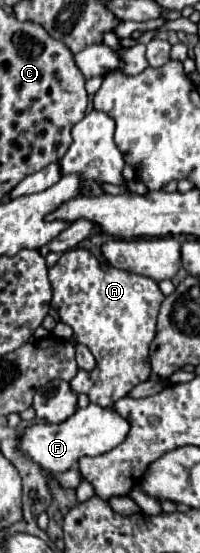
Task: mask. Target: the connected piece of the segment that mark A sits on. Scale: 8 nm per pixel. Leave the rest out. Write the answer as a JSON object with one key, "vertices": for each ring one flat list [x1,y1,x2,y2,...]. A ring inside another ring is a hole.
{"vertices":[[83,248,63,252,59,262,49,268,49,280,61,322,73,328,75,342,85,344,97,360,93,372,79,370,71,380,75,394,85,392,93,404,107,408,127,396,133,386,151,378,147,366,149,342,155,336,157,312,165,300,155,280,99,262]]}

